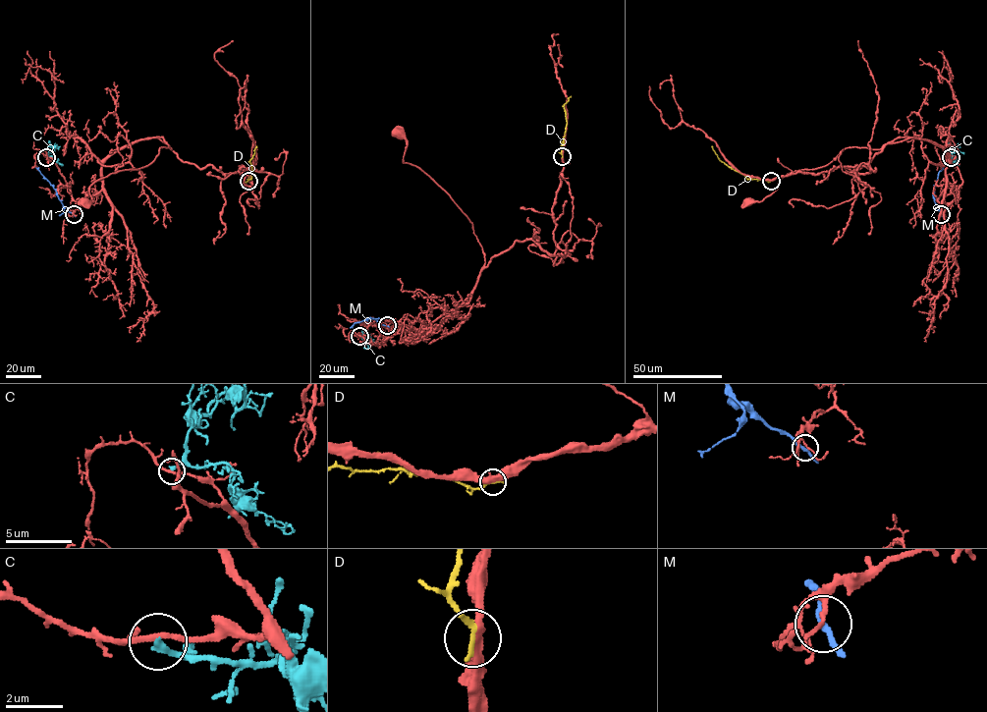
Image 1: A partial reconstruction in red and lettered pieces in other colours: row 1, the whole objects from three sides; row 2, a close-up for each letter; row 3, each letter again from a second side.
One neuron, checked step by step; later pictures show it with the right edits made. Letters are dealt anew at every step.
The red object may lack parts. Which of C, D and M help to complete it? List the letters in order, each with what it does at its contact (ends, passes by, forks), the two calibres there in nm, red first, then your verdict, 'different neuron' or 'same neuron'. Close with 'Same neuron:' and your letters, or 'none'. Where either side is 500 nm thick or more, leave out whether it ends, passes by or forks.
C: it ends there; 180 nm thick on the red side, 200 nm on the other; different neuron
D: it ends there; 340 nm thick on the red side, 200 nm on the other; different neuron
M: it passes by; 110 nm thick on the red side, 200 nm on the other; different neuron
Same neuron: none

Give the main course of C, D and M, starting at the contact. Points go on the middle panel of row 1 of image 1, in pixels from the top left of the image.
C: (359, 336), (368, 342), (368, 348), (363, 348)
D: (562, 156), (567, 124), (564, 105), (571, 96)
M: (387, 325), (371, 318), (355, 323), (350, 328)

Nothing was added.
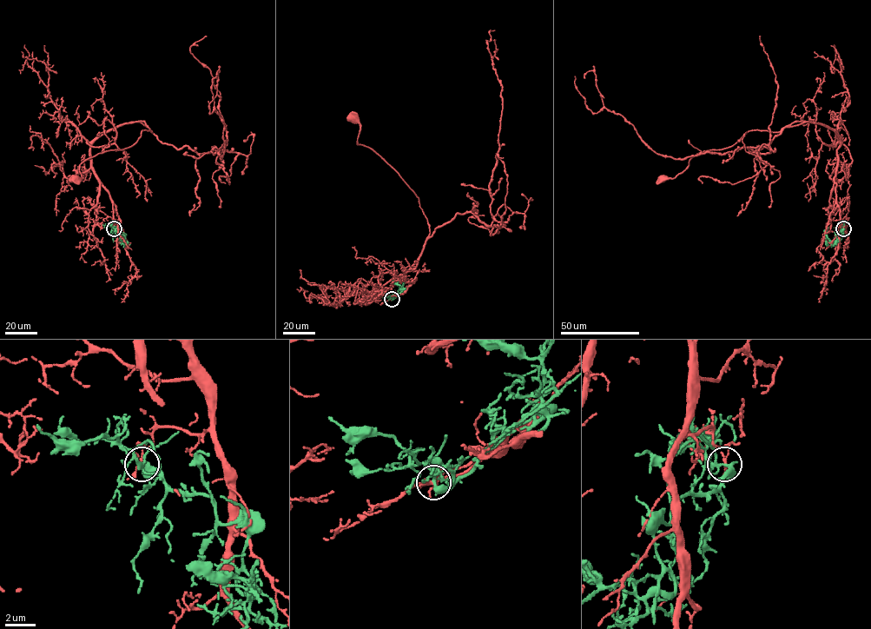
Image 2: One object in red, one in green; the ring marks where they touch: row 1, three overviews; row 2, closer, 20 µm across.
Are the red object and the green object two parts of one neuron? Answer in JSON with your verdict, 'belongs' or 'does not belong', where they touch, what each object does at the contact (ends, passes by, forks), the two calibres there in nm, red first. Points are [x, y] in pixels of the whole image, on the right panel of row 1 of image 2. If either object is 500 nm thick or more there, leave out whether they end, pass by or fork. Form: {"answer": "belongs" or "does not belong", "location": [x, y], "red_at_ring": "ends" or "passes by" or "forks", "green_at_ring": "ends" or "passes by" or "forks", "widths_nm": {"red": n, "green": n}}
{"answer": "does not belong", "location": [843, 228], "red_at_ring": "passes by", "green_at_ring": "forks", "widths_nm": {"red": 160, "green": 280}}

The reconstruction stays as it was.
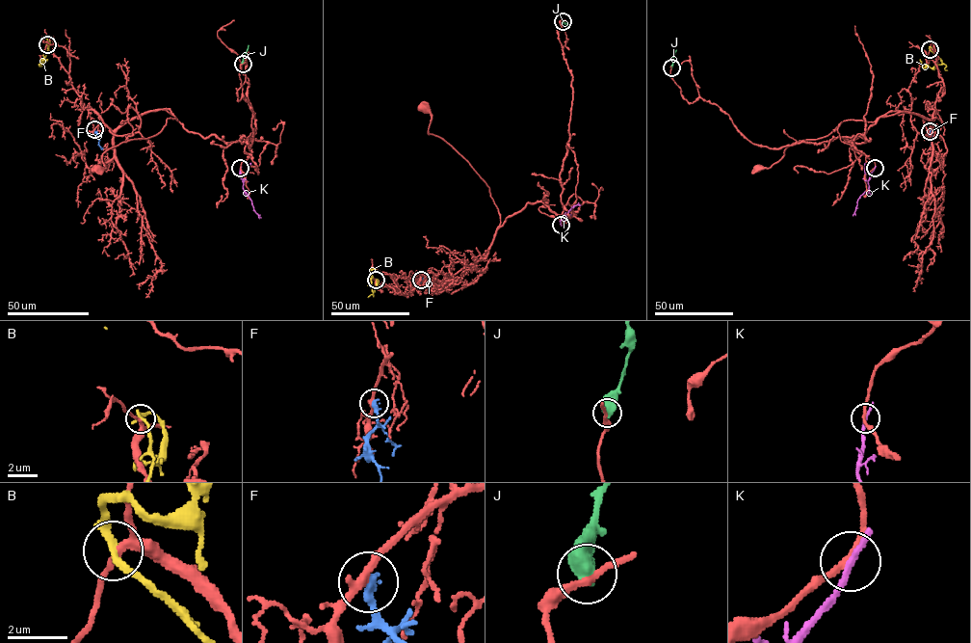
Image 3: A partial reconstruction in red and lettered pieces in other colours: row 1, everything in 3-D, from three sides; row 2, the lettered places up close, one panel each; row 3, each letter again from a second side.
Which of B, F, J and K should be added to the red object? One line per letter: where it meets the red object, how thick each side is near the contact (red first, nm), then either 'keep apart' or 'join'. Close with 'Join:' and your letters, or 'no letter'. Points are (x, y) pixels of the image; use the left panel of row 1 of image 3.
B: (47, 44) | 240/240 nm | keep apart
F: (94, 129) | 240/280 nm | keep apart
J: (243, 64) | 200/650 nm | keep apart
K: (240, 168) | 200/200 nm | keep apart
Join: no letter

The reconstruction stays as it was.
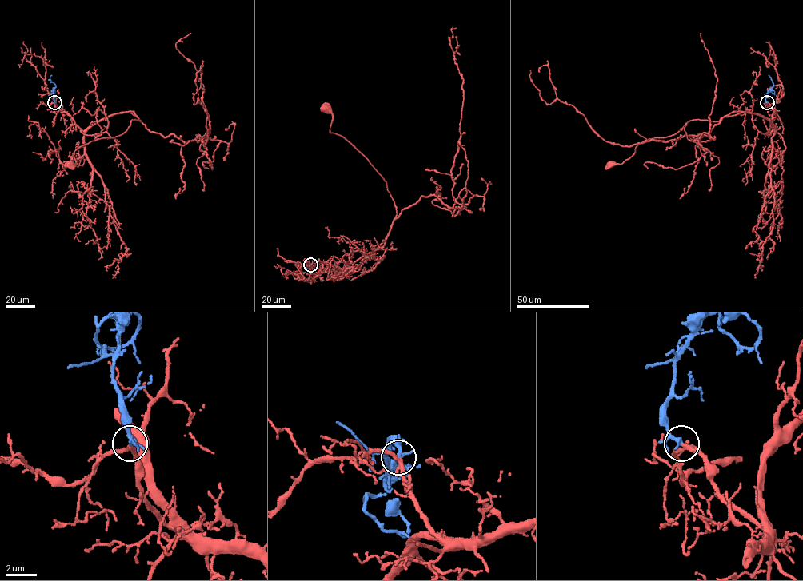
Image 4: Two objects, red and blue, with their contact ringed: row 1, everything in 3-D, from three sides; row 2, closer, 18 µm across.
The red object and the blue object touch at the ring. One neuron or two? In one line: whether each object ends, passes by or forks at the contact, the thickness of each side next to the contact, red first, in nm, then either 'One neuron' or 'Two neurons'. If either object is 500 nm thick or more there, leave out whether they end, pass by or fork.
At the ring red passes by. At the ring blue passes by. Thickness 240 nm (red) against 190 nm. One neuron

